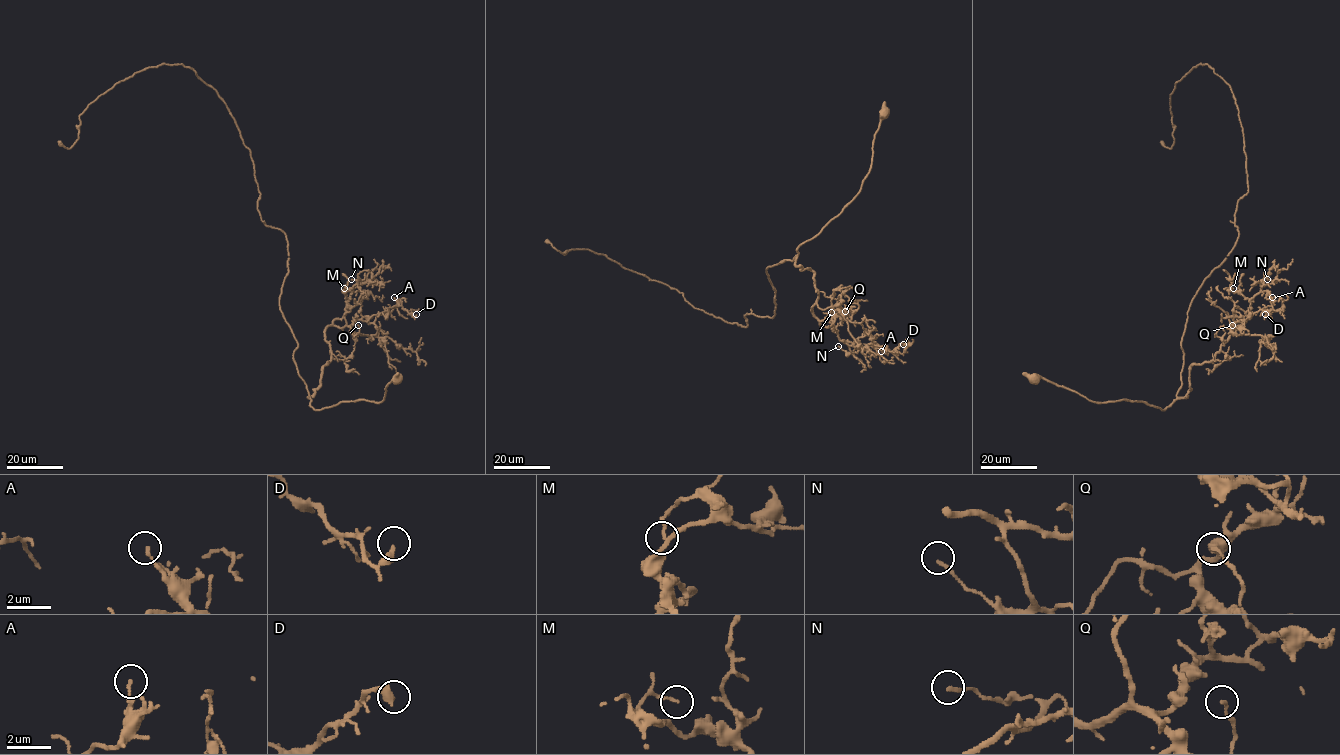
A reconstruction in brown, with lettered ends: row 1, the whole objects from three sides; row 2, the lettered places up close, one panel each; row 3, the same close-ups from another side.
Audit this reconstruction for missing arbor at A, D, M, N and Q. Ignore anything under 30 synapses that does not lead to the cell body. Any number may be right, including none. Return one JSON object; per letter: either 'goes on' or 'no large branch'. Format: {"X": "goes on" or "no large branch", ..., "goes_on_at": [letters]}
{"A": "no large branch", "D": "no large branch", "M": "no large branch", "N": "no large branch", "Q": "no large branch", "goes_on_at": []}

